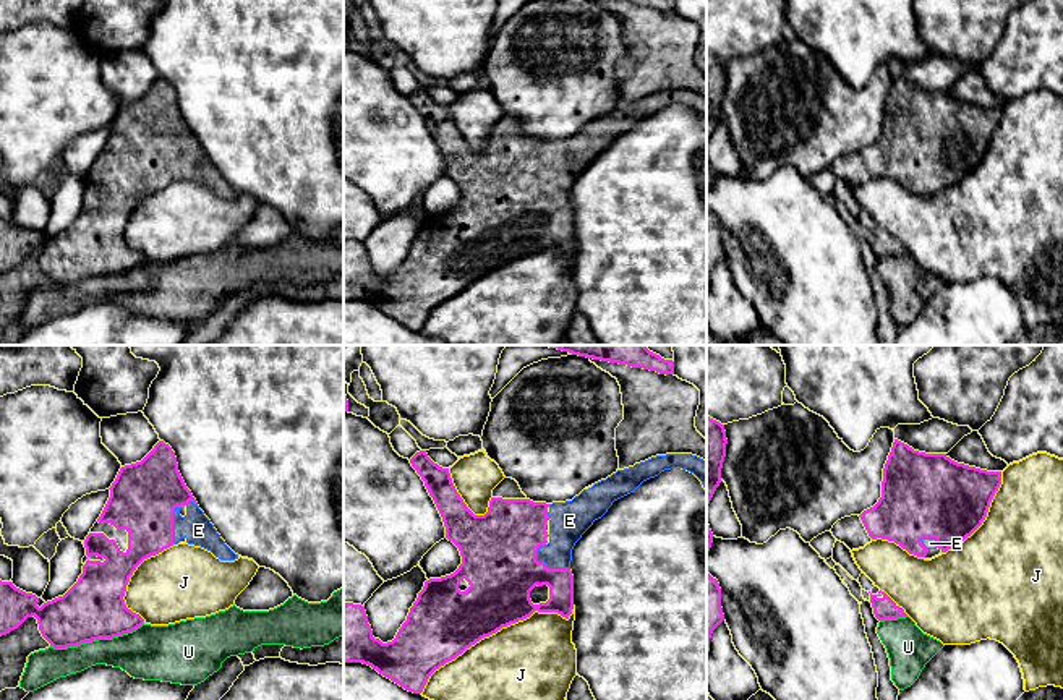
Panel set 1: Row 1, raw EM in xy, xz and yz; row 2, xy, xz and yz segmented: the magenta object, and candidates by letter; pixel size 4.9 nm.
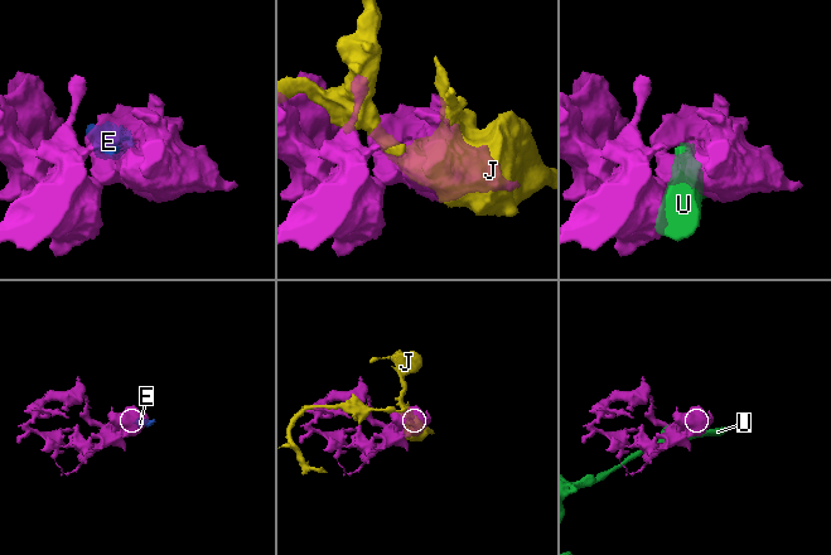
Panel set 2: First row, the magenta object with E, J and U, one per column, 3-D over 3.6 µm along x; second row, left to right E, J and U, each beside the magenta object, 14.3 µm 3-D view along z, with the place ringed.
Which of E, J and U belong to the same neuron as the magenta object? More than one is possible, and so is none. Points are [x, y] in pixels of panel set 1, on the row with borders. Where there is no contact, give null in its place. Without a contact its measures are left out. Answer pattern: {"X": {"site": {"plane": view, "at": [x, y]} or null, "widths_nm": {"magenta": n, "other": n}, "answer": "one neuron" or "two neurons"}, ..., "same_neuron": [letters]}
{"E": {"site": {"plane": "xz", "at": [546, 567]}, "widths_nm": {"magenta": 360, "other": 190}, "answer": "one neuron"}, "J": {"site": {"plane": "xz", "at": [495, 632]}, "widths_nm": {"magenta": 340, "other": 400}, "answer": "two neurons"}, "U": {"site": {"plane": "xy", "at": [96, 639]}, "widths_nm": {"magenta": 300, "other": 240}, "answer": "two neurons"}, "same_neuron": ["E"]}

